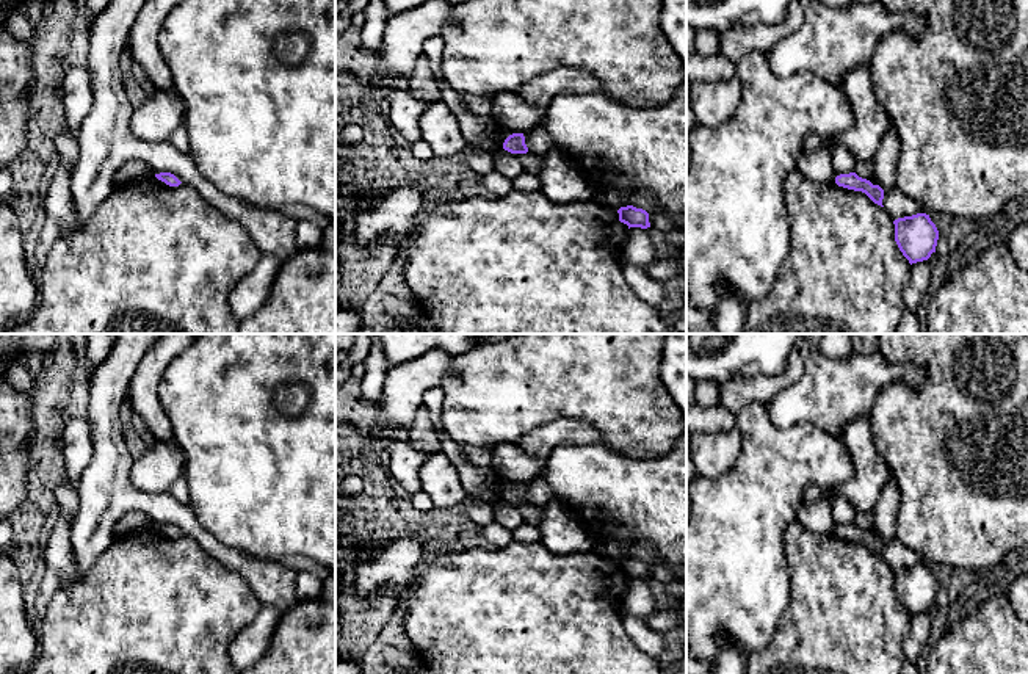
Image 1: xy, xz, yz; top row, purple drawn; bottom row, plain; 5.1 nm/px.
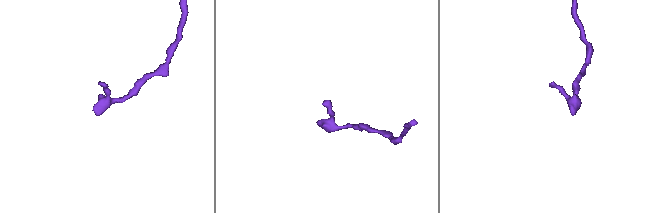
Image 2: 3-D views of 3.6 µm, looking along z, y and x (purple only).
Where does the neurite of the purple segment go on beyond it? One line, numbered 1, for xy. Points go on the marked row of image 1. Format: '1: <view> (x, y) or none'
1: none

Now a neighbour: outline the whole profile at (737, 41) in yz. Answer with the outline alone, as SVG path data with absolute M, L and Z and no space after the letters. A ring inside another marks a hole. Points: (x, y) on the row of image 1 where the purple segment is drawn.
M791 0L788 19L780 25L735 25L719 33L719 55L738 63L749 52L768 53L784 36L795 33L815 0Z

